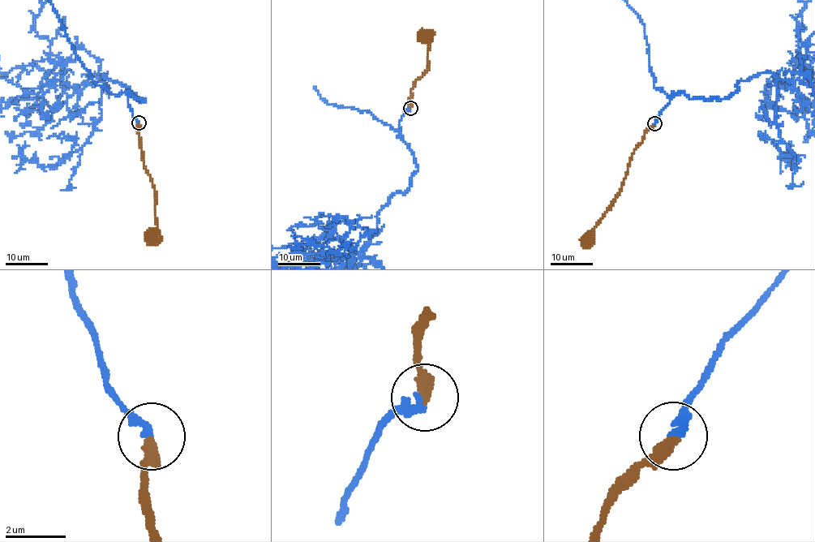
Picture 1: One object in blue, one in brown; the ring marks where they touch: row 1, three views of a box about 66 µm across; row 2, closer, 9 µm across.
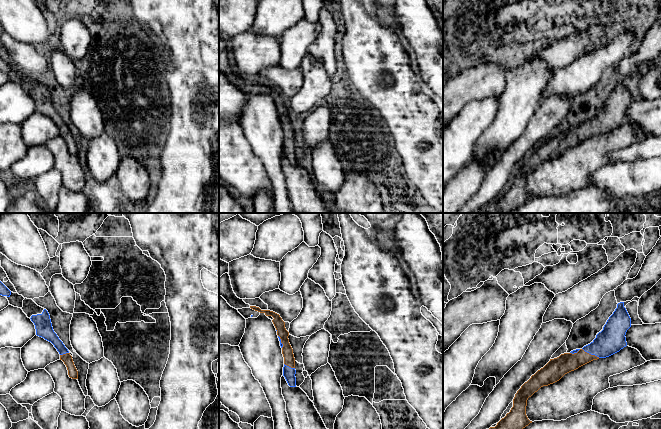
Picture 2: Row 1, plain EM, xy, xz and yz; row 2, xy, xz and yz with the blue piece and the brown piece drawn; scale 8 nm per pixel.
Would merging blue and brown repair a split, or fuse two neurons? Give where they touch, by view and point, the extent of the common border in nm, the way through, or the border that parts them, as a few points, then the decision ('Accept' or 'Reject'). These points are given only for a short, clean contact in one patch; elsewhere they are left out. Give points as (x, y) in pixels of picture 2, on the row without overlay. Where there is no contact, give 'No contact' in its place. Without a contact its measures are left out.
Touches blue at yz (591, 130). Shared border 160 nm. Accept

